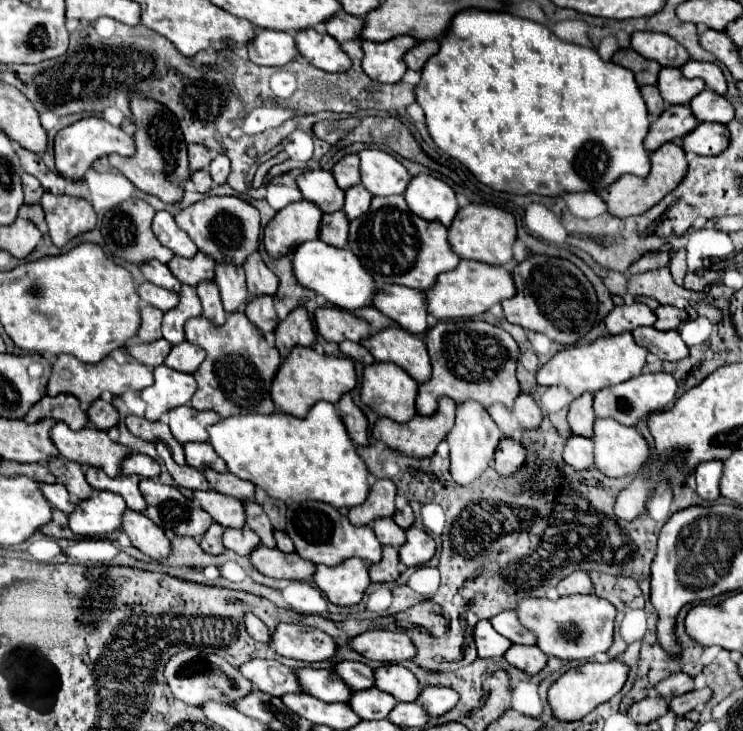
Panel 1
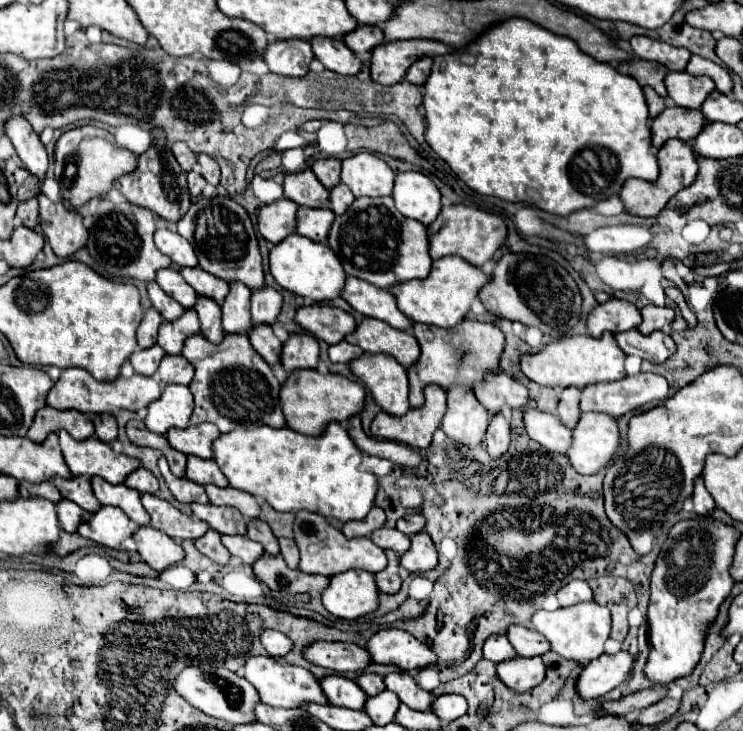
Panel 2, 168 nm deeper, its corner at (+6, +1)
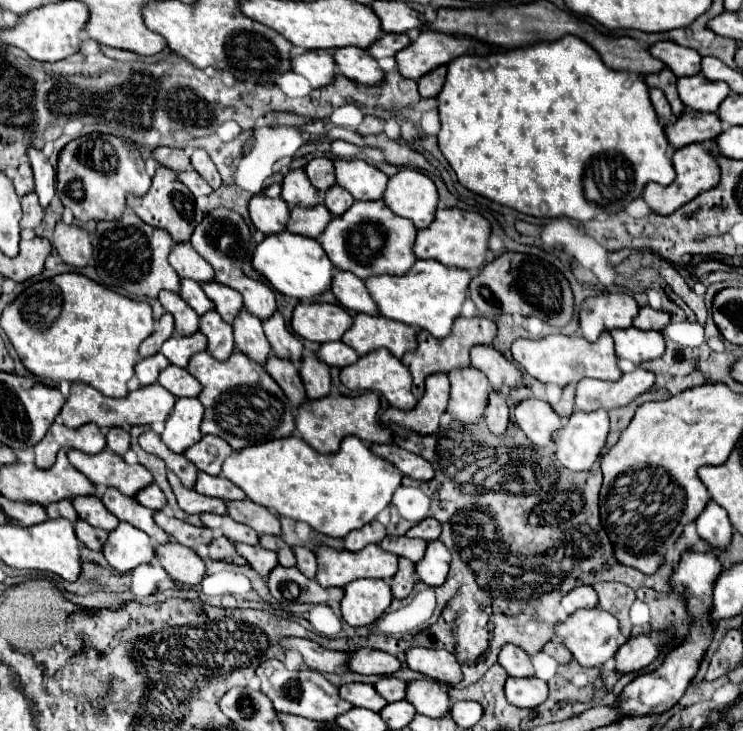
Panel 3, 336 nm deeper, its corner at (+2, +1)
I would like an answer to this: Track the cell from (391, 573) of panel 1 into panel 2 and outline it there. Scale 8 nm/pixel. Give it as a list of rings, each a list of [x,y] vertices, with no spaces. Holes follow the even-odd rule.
[[[386,551],[386,557],[388,557],[386,569],[378,571],[374,575],[374,579],[376,579],[376,585],[378,585],[380,591],[384,591],[384,593],[396,593],[400,589],[400,585],[402,585],[400,577],[398,577],[398,565],[400,565],[398,563],[398,555],[394,551]]]

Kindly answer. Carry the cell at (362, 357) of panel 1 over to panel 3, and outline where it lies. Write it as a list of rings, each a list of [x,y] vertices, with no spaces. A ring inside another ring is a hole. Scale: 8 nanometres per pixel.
[[[342,341],[324,343],[324,345],[316,351],[316,357],[318,357],[322,363],[326,363],[326,365],[330,365],[330,367],[338,367],[338,369],[342,369],[342,367],[352,365],[352,363],[358,361],[358,353],[356,353],[352,347],[344,345]]]

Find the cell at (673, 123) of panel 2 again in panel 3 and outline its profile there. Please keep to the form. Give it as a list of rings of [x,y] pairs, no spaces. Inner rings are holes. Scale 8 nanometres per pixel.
[[[686,111],[676,119],[672,127],[666,129],[666,137],[674,149],[692,145],[692,143],[704,143],[712,141],[722,133],[722,121],[716,117],[716,113],[698,113],[698,111]]]

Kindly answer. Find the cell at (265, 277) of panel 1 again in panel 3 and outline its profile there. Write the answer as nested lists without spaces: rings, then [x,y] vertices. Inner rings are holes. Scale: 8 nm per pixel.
[[[274,313],[266,323],[264,323],[264,333],[272,345],[272,353],[278,359],[288,359],[294,365],[302,363],[302,343],[298,337],[294,337],[286,325],[280,313]]]

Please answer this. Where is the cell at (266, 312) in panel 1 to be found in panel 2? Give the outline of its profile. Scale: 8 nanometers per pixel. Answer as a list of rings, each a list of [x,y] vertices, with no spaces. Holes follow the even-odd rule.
[[[254,325],[254,329],[250,329],[250,343],[264,357],[264,361],[268,365],[278,363],[282,343],[274,335],[274,331],[272,331],[270,325]]]

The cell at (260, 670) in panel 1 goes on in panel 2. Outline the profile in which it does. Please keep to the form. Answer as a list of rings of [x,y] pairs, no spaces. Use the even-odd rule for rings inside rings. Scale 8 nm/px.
[[[248,657],[246,665],[244,665],[244,679],[256,687],[260,701],[266,705],[272,705],[272,707],[294,709],[306,701],[328,703],[318,685],[318,679],[310,671],[306,671],[302,667],[294,667],[294,665],[280,665],[272,657]]]

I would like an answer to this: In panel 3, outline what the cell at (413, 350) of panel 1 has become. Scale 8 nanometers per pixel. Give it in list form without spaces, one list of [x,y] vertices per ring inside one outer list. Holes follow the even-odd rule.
[[[358,313],[354,317],[354,323],[344,333],[342,341],[350,345],[358,355],[366,355],[374,349],[384,347],[398,359],[418,345],[416,331],[410,325],[366,313]]]

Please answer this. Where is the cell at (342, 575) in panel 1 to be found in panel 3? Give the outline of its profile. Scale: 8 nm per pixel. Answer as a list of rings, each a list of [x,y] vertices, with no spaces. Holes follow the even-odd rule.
[[[358,579],[358,581],[352,581],[350,585],[344,587],[344,599],[340,603],[340,611],[342,611],[342,617],[348,625],[366,627],[366,625],[374,623],[380,615],[384,615],[384,611],[390,607],[392,599],[394,597],[392,597],[388,581],[384,581],[384,579]]]

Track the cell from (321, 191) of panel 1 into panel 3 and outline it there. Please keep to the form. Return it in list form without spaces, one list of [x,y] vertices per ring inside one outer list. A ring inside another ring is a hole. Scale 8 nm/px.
[[[294,169],[290,171],[284,181],[282,181],[282,195],[280,195],[290,207],[302,205],[302,207],[312,207],[318,205],[318,191],[310,185],[308,175],[304,169]]]

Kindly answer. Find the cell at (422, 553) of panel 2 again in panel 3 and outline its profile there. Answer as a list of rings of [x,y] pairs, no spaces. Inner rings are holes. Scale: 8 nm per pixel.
[[[430,541],[426,555],[422,561],[416,563],[416,573],[420,575],[420,581],[430,587],[440,587],[450,569],[450,551],[444,547],[442,541]]]

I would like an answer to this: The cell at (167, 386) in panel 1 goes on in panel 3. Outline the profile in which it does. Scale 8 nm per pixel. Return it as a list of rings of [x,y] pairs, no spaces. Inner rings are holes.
[[[178,399],[162,433],[162,441],[168,445],[168,449],[174,453],[184,453],[186,449],[190,449],[190,445],[198,443],[202,439],[202,417],[204,407],[198,399]]]

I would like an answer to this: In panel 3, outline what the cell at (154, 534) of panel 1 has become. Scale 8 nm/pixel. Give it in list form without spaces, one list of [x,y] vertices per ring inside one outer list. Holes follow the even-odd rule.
[[[178,543],[156,547],[156,559],[176,583],[186,583],[190,587],[196,587],[206,573],[204,561],[192,549],[186,549]]]

